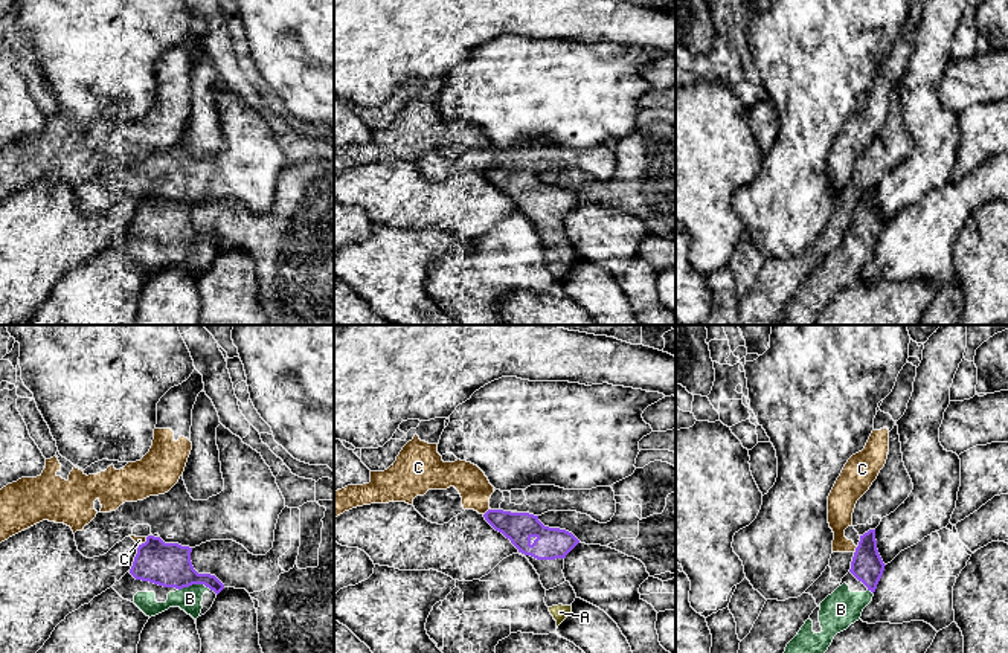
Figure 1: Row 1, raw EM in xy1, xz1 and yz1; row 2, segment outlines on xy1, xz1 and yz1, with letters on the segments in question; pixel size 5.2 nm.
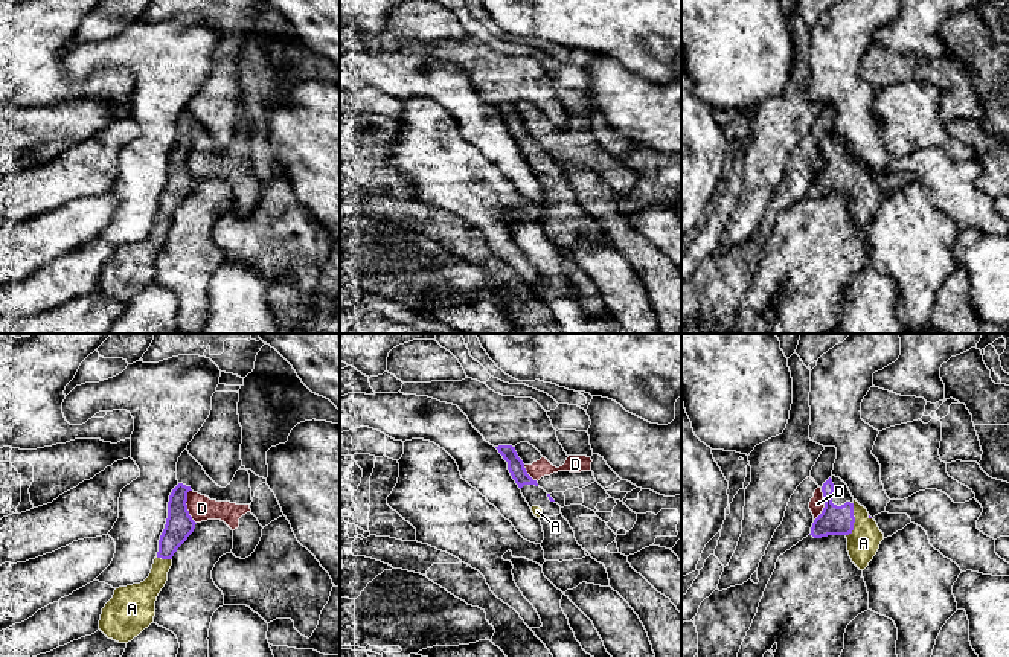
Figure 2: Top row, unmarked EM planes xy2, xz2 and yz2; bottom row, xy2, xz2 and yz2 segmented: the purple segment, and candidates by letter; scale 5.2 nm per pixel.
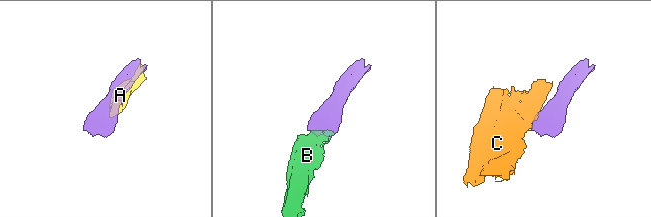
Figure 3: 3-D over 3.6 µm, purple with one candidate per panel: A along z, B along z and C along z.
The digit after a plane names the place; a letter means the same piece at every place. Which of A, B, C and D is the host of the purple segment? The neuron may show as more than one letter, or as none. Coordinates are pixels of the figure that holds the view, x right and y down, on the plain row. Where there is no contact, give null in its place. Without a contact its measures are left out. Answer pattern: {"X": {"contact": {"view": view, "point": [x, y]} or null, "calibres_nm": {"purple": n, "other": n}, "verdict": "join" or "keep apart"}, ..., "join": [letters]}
{"A": {"contact": {"view": "yz2", "point": [854, 179]}, "calibres_nm": {"purple": 160, "other": 170}, "verdict": "join"}, "B": {"contact": {"view": "xy1", "point": [194, 241]}, "calibres_nm": {"purple": 240, "other": 130}, "verdict": "join"}, "C": {"contact": {"view": "xz1", "point": [487, 170]}, "calibres_nm": {"purple": 160, "other": 170}, "verdict": "keep apart"}, "D": {"contact": {"view": "xy2", "point": [186, 165]}, "calibres_nm": {"purple": 150, "other": 140}, "verdict": "keep apart"}, "join": ["A", "B"]}

